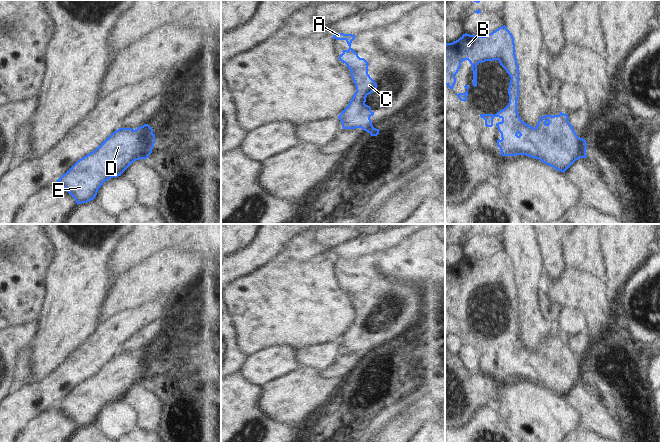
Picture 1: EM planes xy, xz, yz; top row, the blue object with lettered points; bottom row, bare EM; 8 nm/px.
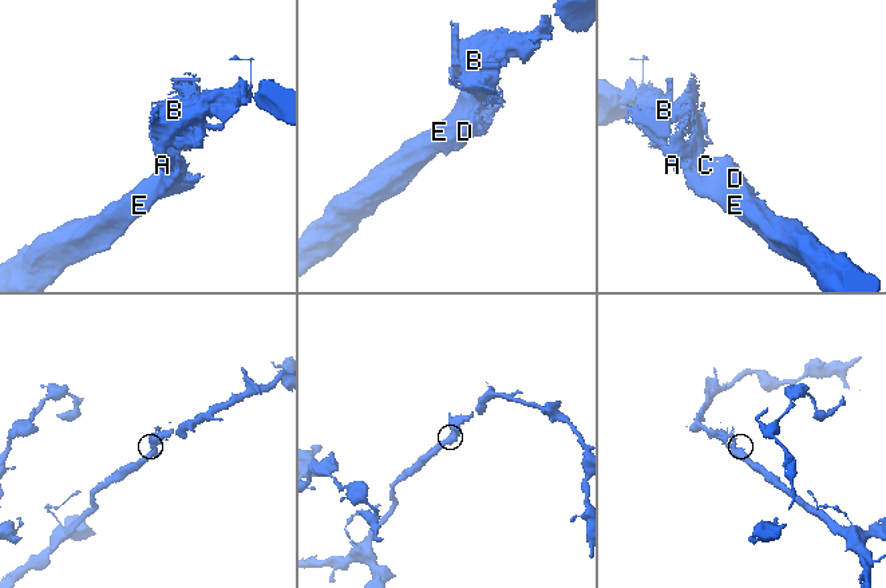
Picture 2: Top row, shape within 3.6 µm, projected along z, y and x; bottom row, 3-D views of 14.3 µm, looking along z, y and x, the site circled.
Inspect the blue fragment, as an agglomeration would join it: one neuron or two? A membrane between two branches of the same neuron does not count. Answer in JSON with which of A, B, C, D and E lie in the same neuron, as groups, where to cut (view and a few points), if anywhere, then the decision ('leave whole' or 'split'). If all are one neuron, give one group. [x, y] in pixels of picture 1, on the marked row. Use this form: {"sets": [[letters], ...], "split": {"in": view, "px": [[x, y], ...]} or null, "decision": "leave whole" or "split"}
{"sets": [["A", "B", "C", "D", "E"]], "split": null, "decision": "leave whole"}

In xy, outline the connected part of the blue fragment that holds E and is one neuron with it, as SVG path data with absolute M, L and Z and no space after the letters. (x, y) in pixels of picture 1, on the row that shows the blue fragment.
M148 125L132 128L119 128L107 137L93 152L79 159L65 174L58 180L58 183L75 199L77 205L87 203L95 199L99 188L113 177L121 176L121 174L136 160L147 159L152 153L155 144L155 134L153 129Z

